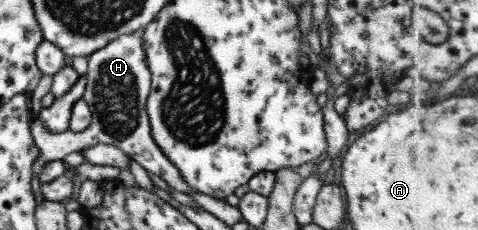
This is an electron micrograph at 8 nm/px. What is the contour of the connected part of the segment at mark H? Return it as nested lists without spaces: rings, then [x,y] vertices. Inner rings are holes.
[[[143,28],[119,35],[107,42],[103,48],[86,56],[88,59],[85,80],[87,81],[85,81],[82,99],[88,104],[90,123],[85,130],[76,133],[51,134],[37,120],[31,121],[31,138],[37,147],[39,157],[32,163],[30,175],[38,178],[46,163],[62,160],[71,152],[79,152],[87,146],[93,148],[97,143],[110,144],[129,155],[147,173],[157,175],[175,191],[184,195],[196,192],[183,181],[179,170],[161,153],[161,149],[151,139],[149,119],[144,109],[149,94],[151,71],[145,63],[145,51],[140,46],[143,44],[141,32]]]

